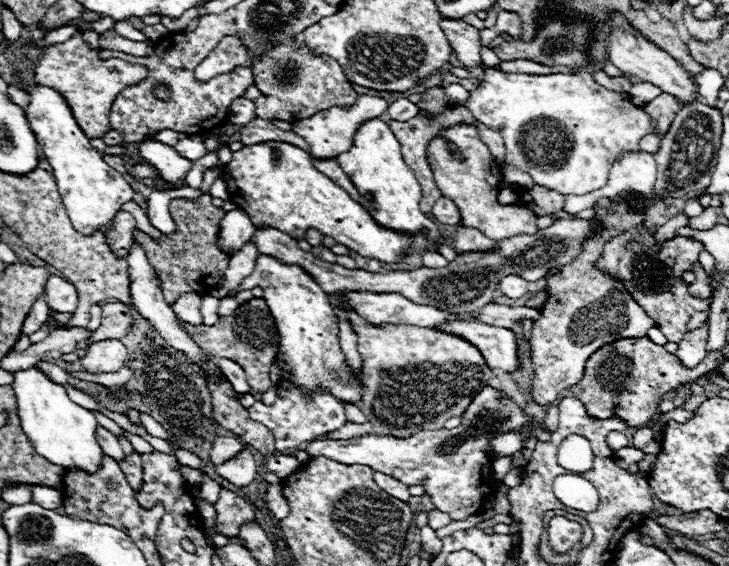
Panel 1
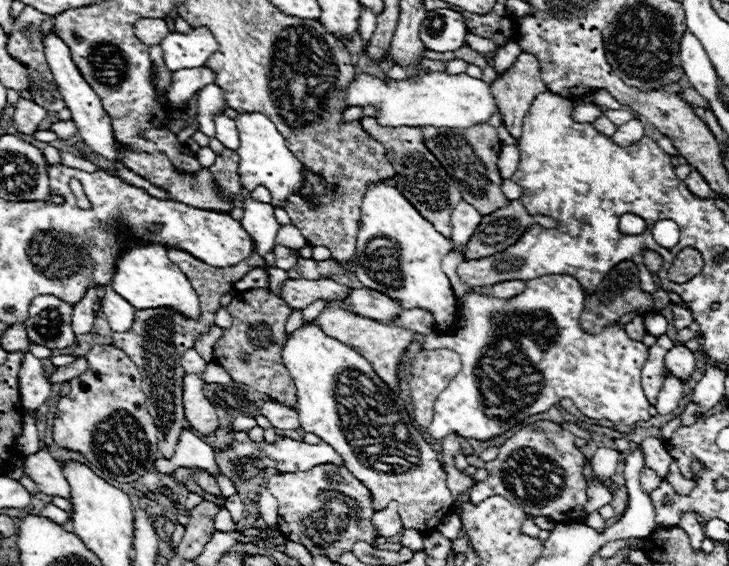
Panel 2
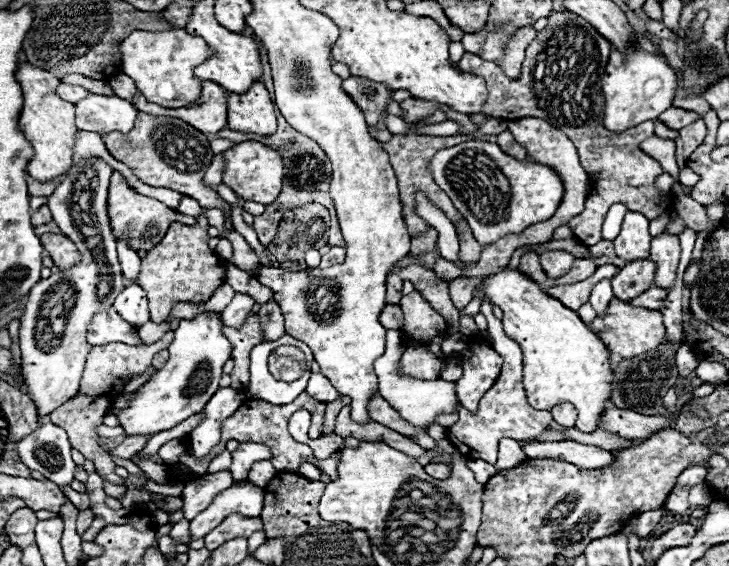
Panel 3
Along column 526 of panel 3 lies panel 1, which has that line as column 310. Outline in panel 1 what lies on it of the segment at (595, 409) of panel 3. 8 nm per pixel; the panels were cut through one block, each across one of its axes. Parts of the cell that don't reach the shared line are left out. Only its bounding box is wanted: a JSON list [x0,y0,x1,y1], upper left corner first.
[232,256,362,404]

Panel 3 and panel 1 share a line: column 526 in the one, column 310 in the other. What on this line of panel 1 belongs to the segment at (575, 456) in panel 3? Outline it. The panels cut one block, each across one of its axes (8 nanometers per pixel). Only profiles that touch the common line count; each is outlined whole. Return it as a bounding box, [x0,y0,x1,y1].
[306,386,528,520]

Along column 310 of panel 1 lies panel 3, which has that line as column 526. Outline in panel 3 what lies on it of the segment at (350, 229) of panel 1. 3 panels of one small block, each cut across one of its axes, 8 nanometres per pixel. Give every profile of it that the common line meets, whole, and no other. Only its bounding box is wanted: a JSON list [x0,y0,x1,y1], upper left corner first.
[428,140,564,244]

